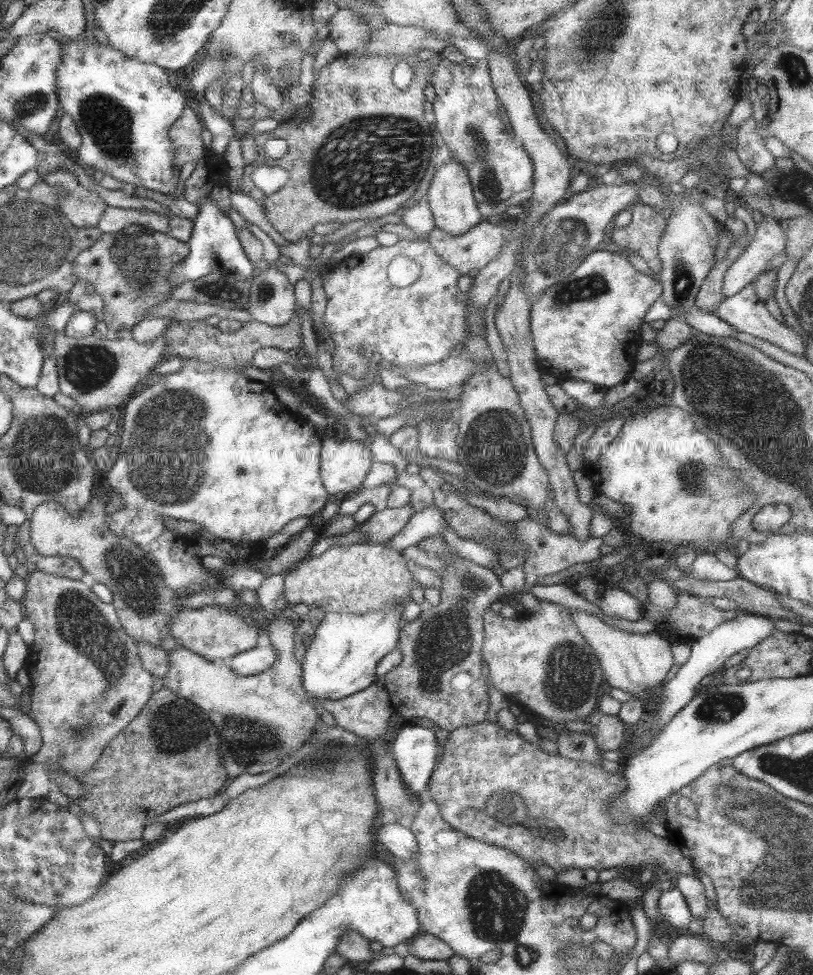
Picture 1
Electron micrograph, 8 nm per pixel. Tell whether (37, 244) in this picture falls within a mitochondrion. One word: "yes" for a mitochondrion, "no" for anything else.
yes

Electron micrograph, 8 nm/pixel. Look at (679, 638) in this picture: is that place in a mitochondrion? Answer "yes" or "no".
no

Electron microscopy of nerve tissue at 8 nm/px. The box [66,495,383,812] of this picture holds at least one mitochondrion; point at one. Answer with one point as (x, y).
(137, 586)

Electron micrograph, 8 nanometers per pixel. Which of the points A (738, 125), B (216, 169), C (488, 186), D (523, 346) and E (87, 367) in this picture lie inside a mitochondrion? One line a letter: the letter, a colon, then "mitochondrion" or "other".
A: other
B: other
C: mitochondrion
D: other
E: mitochondrion

